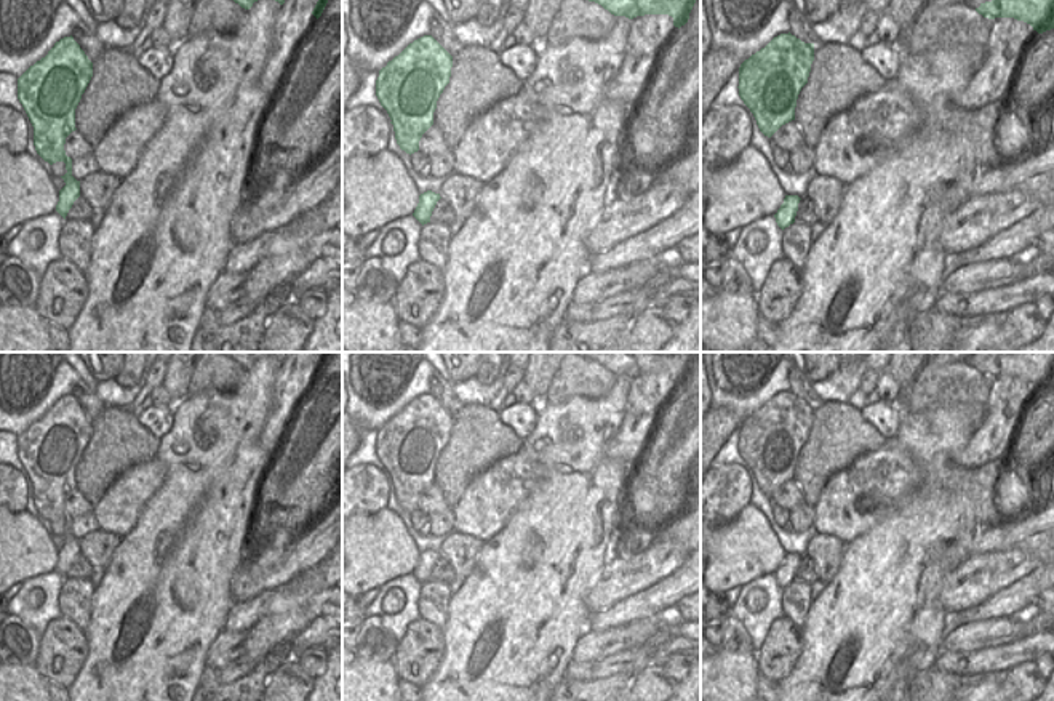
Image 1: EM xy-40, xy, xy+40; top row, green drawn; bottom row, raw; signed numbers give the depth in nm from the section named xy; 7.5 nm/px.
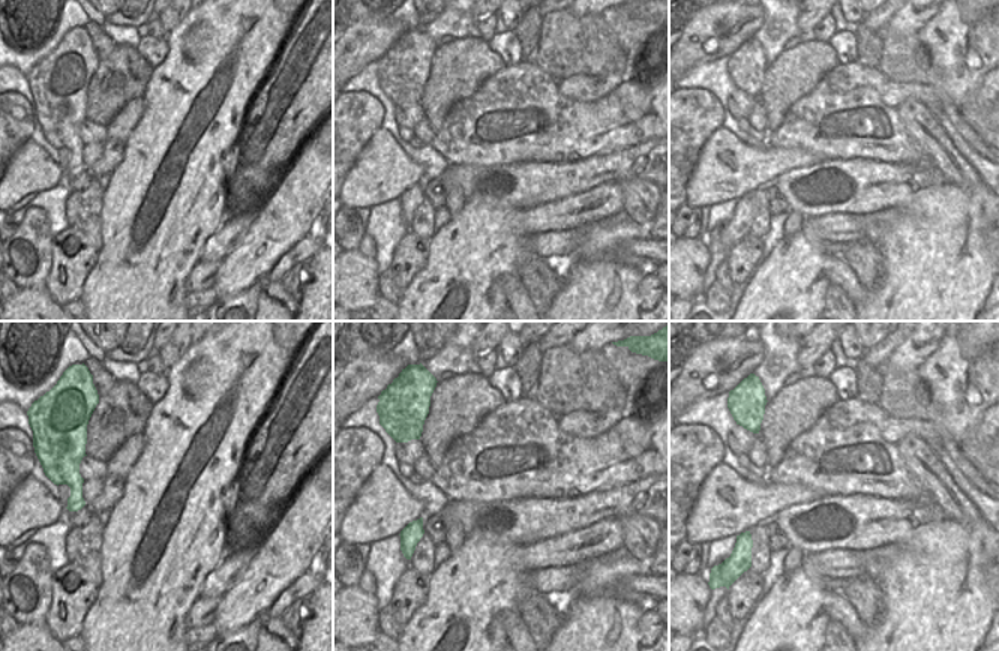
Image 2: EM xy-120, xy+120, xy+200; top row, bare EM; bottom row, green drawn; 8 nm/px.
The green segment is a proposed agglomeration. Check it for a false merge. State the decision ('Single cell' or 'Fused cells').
Single cell.

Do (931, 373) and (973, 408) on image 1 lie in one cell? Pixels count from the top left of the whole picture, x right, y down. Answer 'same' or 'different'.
same

